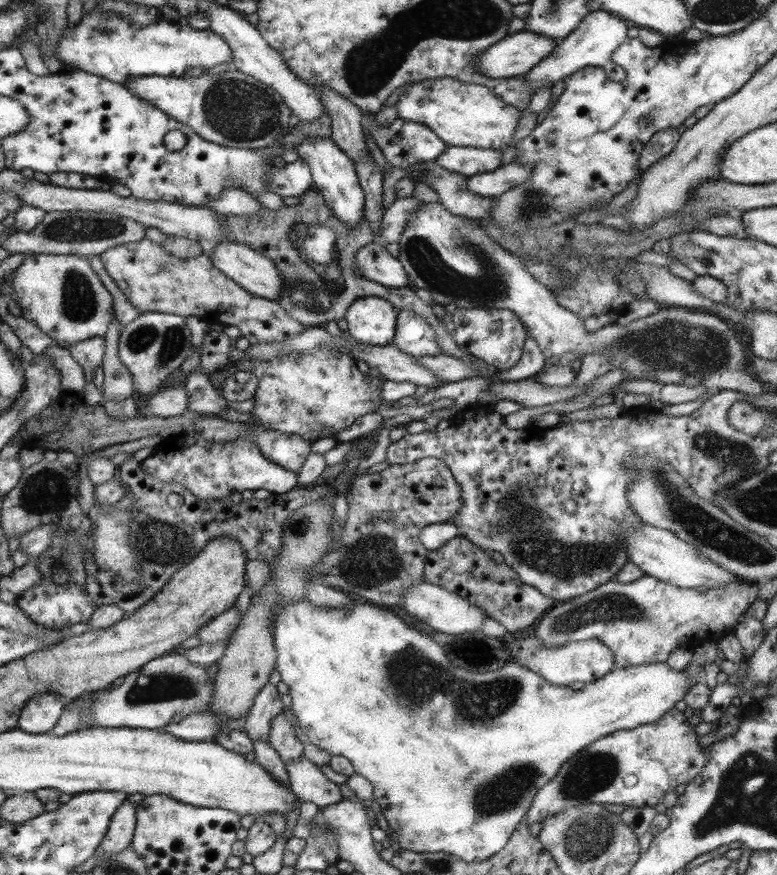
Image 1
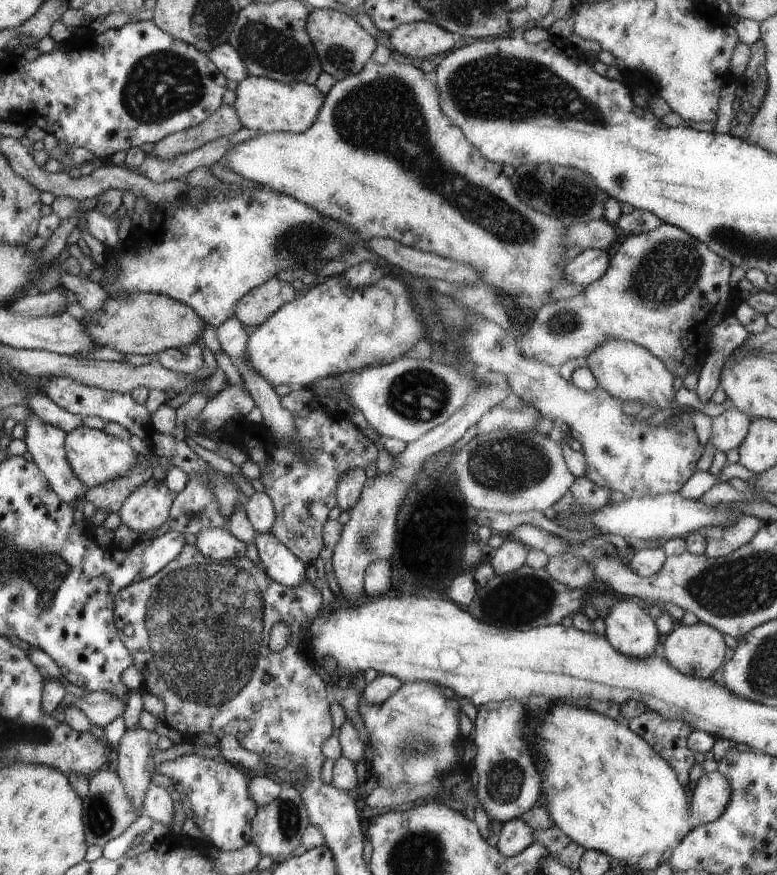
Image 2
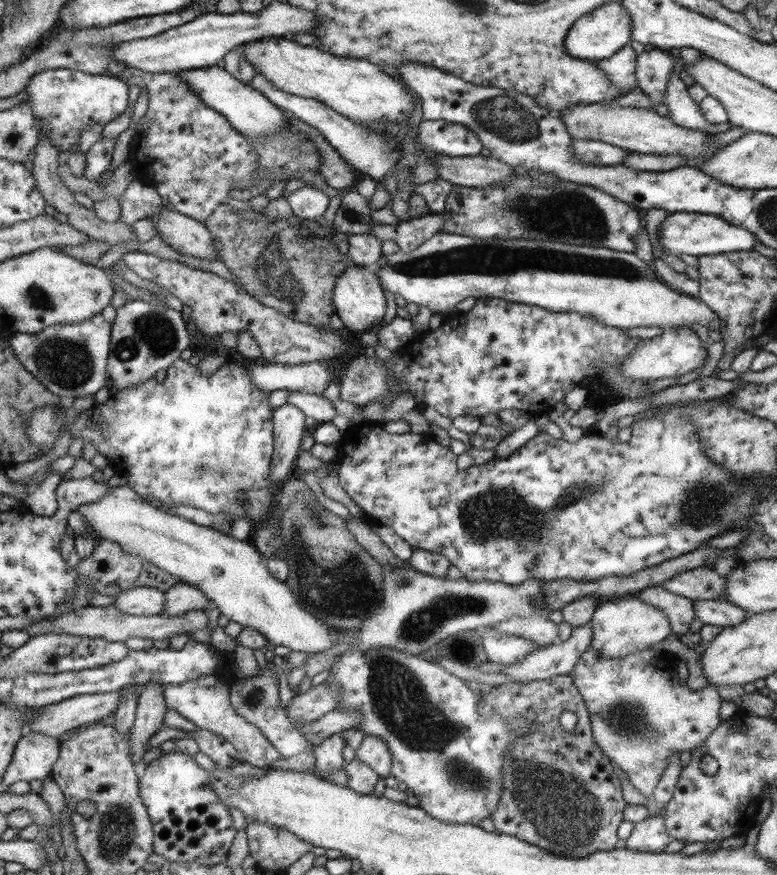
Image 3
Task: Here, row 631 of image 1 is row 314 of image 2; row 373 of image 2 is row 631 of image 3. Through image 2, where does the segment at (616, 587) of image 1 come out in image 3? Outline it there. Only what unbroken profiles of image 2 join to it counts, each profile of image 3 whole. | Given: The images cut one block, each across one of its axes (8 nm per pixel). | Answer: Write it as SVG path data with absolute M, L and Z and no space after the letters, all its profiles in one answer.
M661 584L639 590L631 598L637 598L639 602L653 606L655 610L661 610L665 614L667 622L671 624L669 626L671 634L675 634L675 636L683 636L685 632L689 632L691 622L697 618L695 608L693 608L693 600L689 600L685 596L671 594Z

